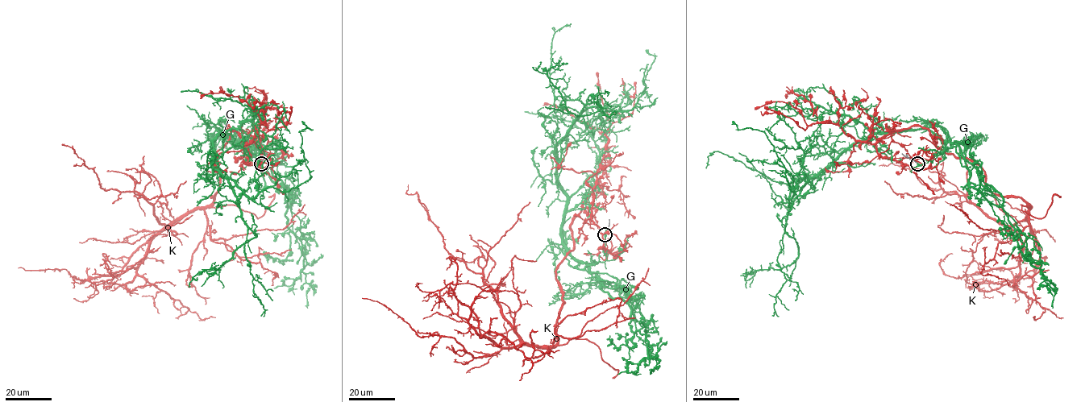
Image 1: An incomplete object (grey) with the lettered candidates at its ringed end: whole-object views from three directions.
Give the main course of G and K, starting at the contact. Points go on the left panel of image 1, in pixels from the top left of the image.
G: (261, 163), (261, 151), (218, 130), (213, 167), (253, 198), (310, 177), (300, 132), (311, 130), (301, 121)
K: (261, 160), (247, 162), (228, 126), (212, 155), (213, 201), (168, 225), (136, 192), (102, 188), (64, 144)

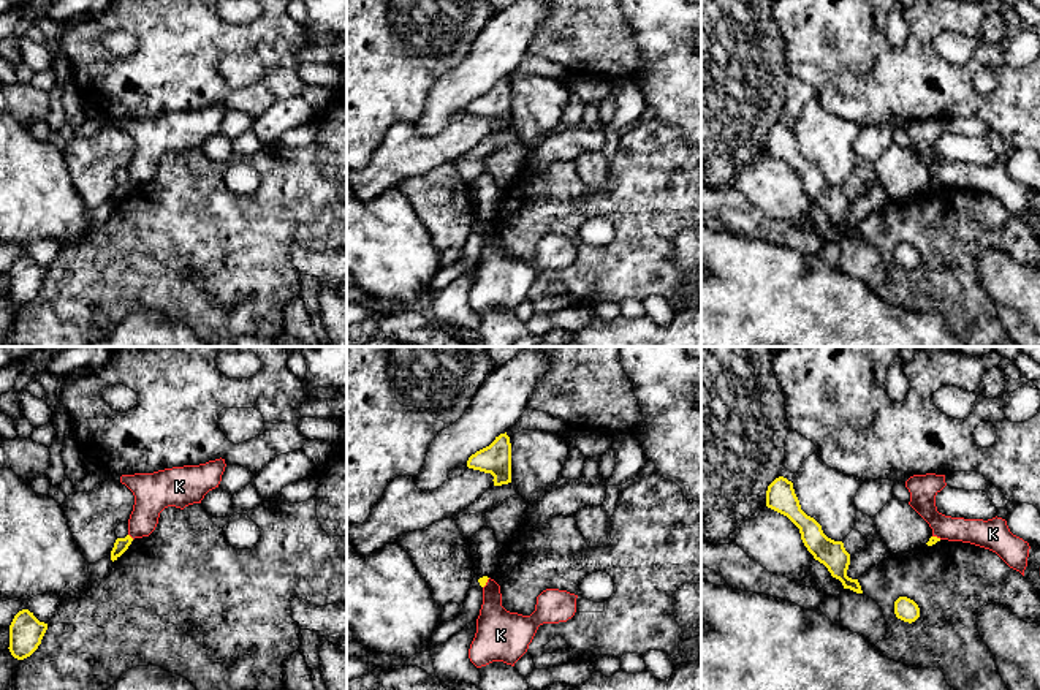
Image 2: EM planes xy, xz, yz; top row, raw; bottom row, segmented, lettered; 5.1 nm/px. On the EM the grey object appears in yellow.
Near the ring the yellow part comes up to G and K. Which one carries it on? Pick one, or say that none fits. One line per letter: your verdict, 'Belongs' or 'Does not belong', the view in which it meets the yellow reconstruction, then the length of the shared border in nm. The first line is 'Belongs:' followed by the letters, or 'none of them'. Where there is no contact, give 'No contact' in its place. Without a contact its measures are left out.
Belongs: G
G: Belongs. No contact
K: Does not belong. Touches yellow in xy. Shared border 40 nm

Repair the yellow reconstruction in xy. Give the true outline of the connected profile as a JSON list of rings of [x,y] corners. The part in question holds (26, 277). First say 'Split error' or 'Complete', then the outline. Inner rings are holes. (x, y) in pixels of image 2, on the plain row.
Complete. [[[28,255],[19,256],[9,271],[9,298],[14,304],[30,302],[47,275],[47,269],[40,267]]]

